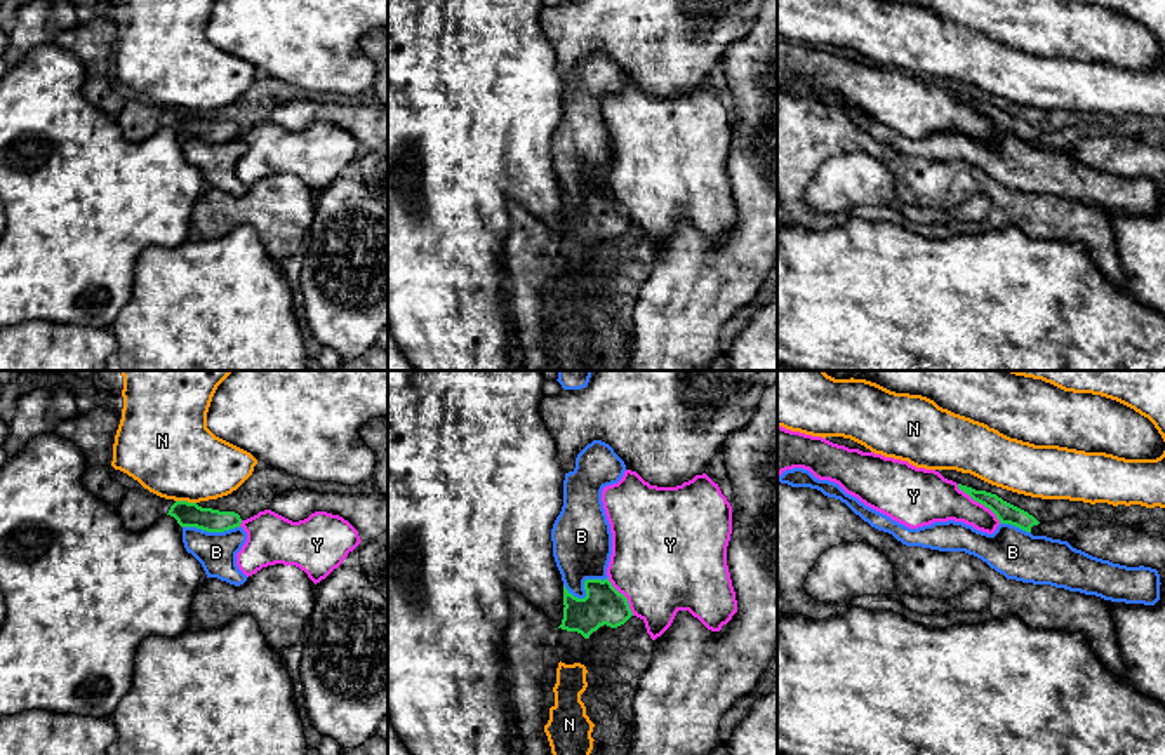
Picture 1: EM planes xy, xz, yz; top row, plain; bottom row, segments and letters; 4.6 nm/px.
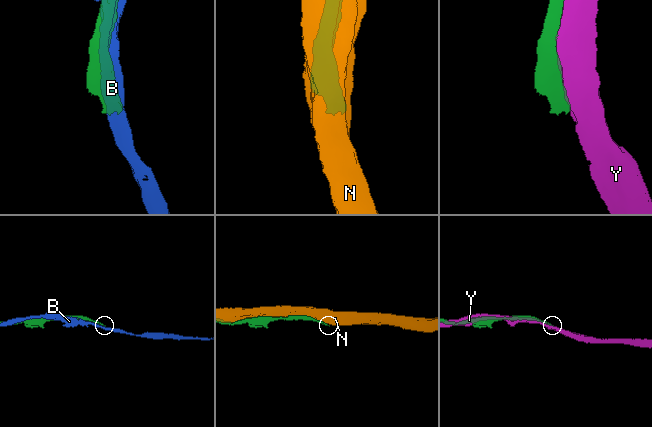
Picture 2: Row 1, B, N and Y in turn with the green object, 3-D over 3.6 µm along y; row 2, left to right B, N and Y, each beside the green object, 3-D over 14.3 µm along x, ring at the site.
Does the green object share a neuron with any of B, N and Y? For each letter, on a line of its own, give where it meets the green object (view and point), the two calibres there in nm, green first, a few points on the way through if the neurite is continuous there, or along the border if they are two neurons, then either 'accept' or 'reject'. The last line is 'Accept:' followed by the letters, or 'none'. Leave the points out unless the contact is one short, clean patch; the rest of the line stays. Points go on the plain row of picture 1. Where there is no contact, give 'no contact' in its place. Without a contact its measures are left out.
B: contact xz (585, 199); calibres 180 and 280 nm; reject
N: contact xy (186, 112); calibres 110 and 400 nm; reject
Y: contact yz (979, 112); calibres 100 and 240 nm; reject
Accept: none

